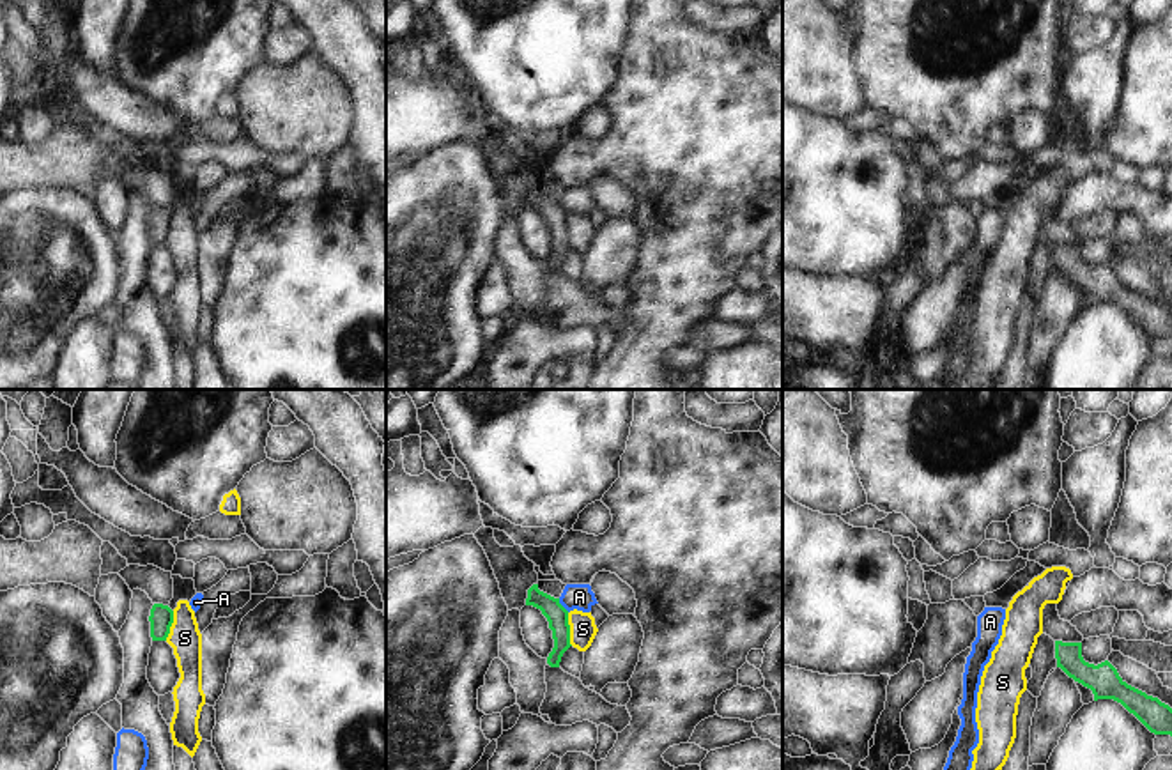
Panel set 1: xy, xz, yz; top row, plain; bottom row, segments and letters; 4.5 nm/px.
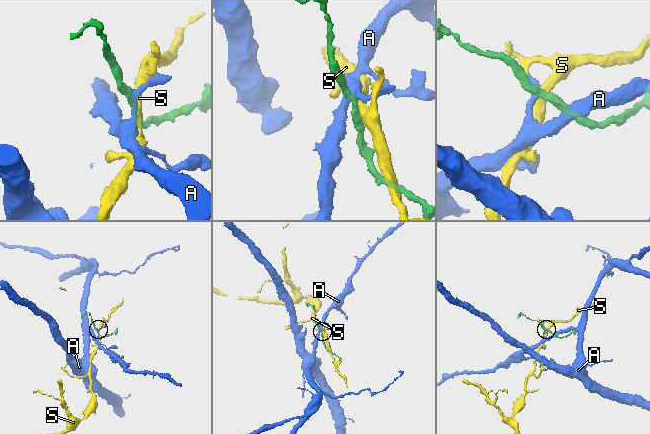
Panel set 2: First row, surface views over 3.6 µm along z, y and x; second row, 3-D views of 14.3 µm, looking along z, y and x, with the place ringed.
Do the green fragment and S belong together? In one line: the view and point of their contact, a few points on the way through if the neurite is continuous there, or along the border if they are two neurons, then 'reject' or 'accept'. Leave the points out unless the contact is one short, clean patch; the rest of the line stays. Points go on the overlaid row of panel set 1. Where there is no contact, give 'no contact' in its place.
xz (569, 629) | along xz (567, 613), (569, 641), (572, 645) | reject

